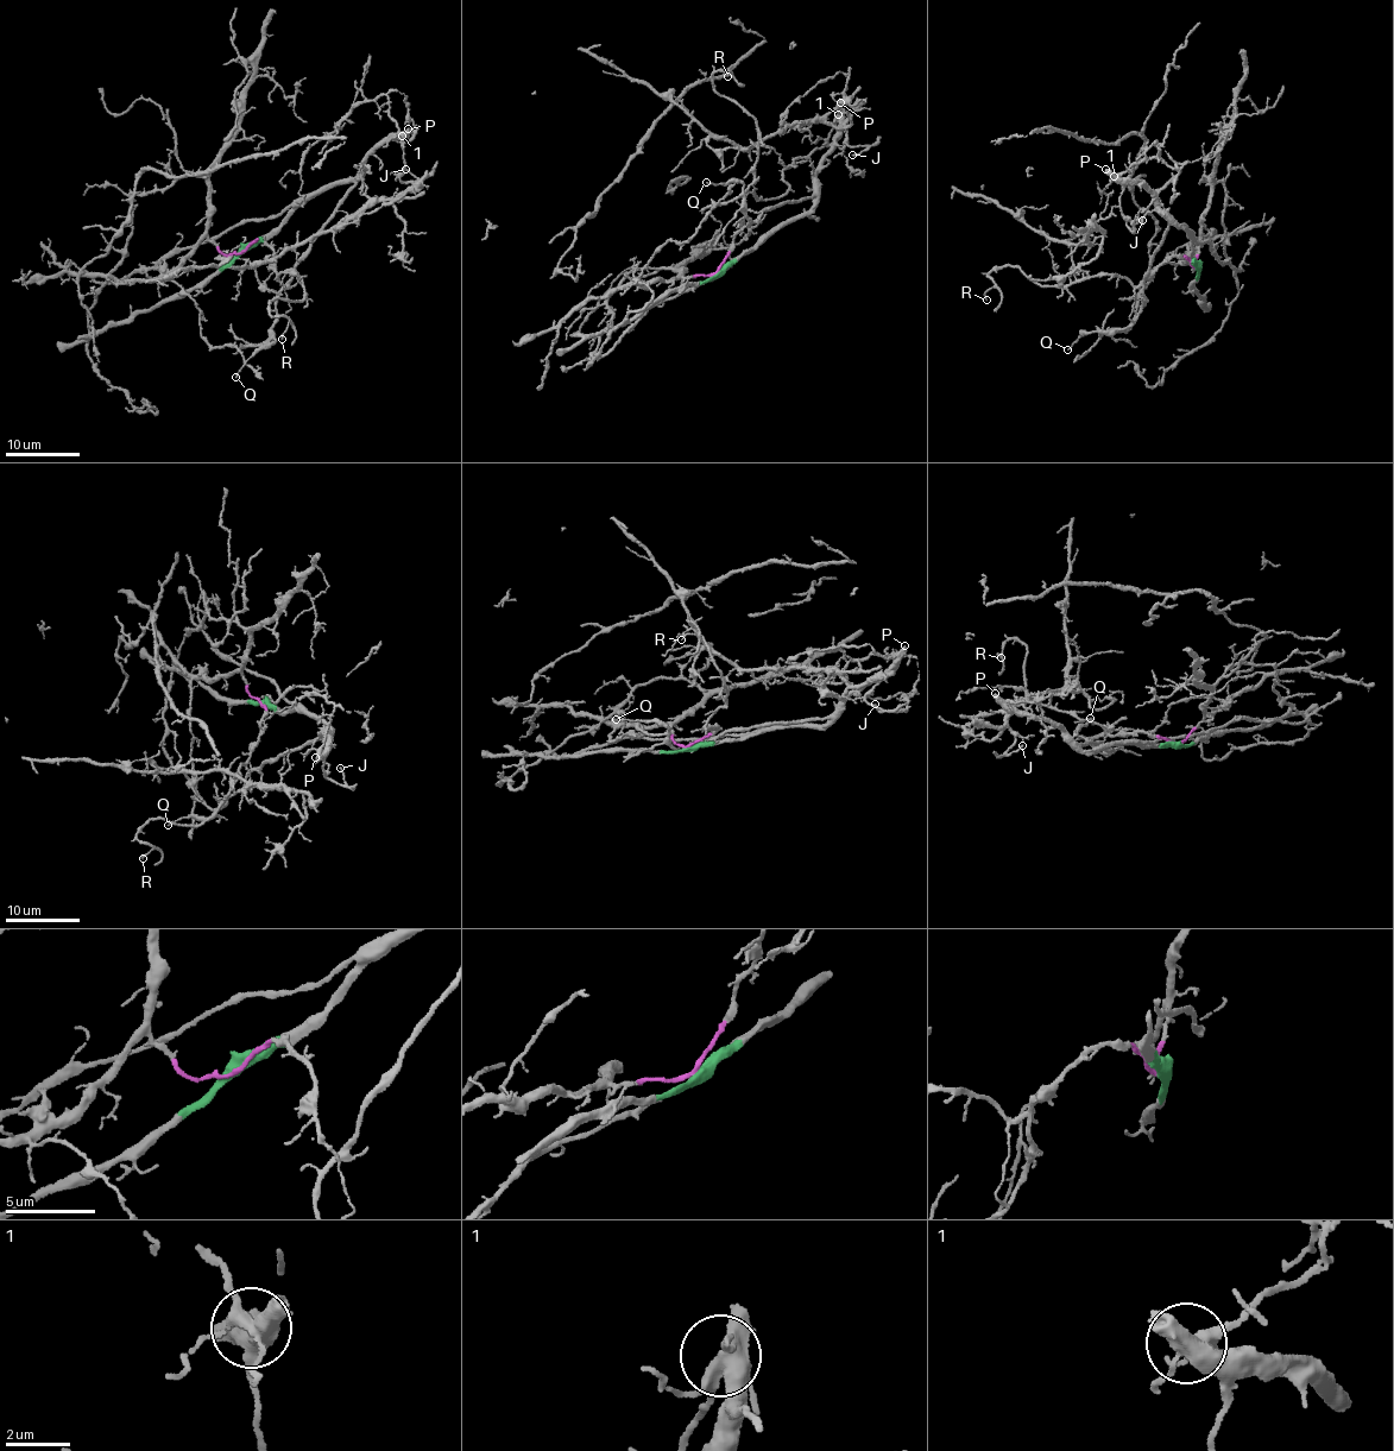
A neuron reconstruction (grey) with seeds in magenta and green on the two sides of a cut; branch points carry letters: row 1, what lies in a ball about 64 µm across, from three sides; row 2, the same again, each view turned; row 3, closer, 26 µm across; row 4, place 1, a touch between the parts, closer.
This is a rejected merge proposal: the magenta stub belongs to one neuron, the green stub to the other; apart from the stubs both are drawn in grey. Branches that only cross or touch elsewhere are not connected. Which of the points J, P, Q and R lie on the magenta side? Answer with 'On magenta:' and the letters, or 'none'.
On magenta: R

